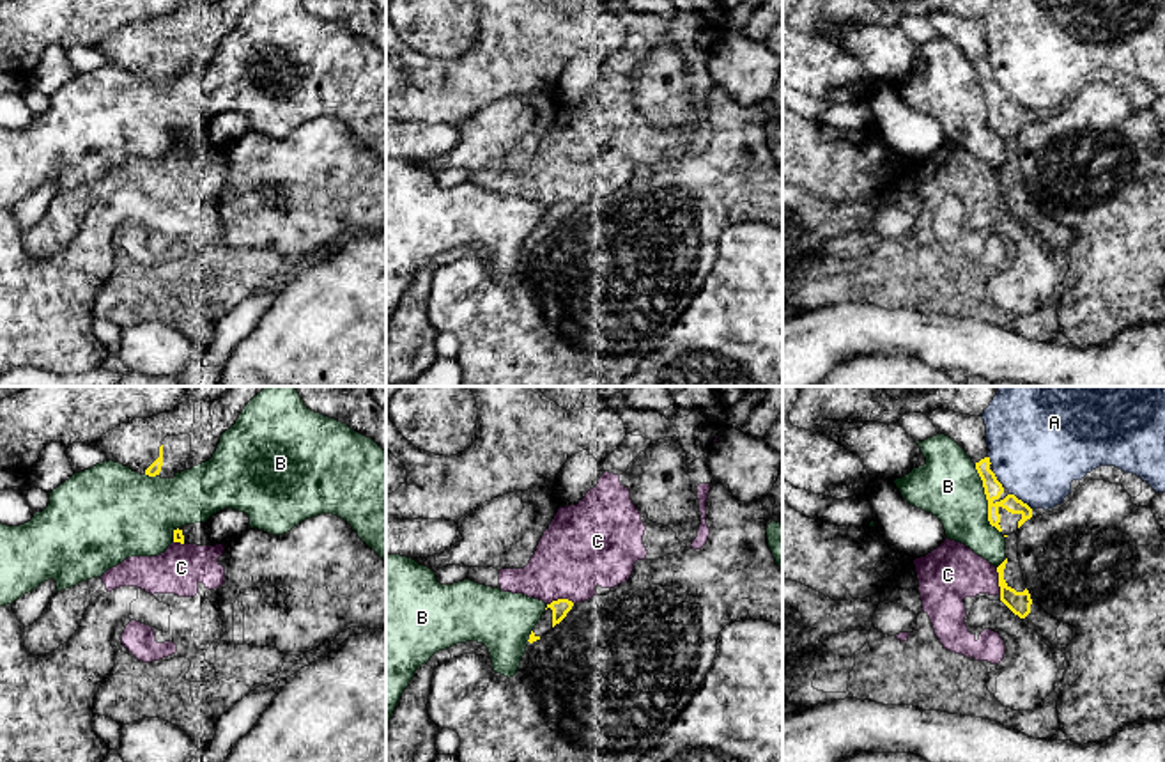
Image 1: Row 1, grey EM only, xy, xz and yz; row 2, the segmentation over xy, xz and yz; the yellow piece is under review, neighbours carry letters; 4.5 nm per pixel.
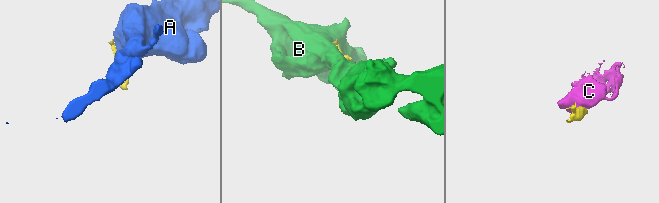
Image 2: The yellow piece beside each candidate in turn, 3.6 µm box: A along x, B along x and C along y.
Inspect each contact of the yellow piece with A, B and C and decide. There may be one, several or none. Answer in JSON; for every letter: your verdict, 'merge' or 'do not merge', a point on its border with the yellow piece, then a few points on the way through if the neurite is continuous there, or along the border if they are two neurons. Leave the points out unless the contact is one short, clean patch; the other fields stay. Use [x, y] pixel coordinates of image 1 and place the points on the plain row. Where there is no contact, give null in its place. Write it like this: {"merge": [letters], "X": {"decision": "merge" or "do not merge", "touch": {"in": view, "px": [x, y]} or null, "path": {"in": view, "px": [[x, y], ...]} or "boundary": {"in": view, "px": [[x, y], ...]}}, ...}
{"merge": [], "A": {"decision": "do not merge", "touch": {"in": "yz", "px": [1020, 103]}, "boundary": {"in": "yz", "px": [[1010, 96], [1031, 112]]}}, "B": {"decision": "do not merge", "touch": {"in": "yz", "px": [987, 101]}}, "C": {"decision": "do not merge", "touch": {"in": "yz", "px": [999, 185]}, "boundary": {"in": "yz", "px": [[995, 171], [1001, 197]]}}}

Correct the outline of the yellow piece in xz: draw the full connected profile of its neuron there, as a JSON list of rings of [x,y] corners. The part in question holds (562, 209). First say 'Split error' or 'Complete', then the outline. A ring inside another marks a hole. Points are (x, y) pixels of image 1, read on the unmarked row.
Split error. [[[558,202],[547,207],[542,222],[535,229],[535,232],[529,237],[529,246],[540,243],[545,236],[549,236],[556,227],[559,227],[567,216],[572,213],[574,206],[568,202]]]

